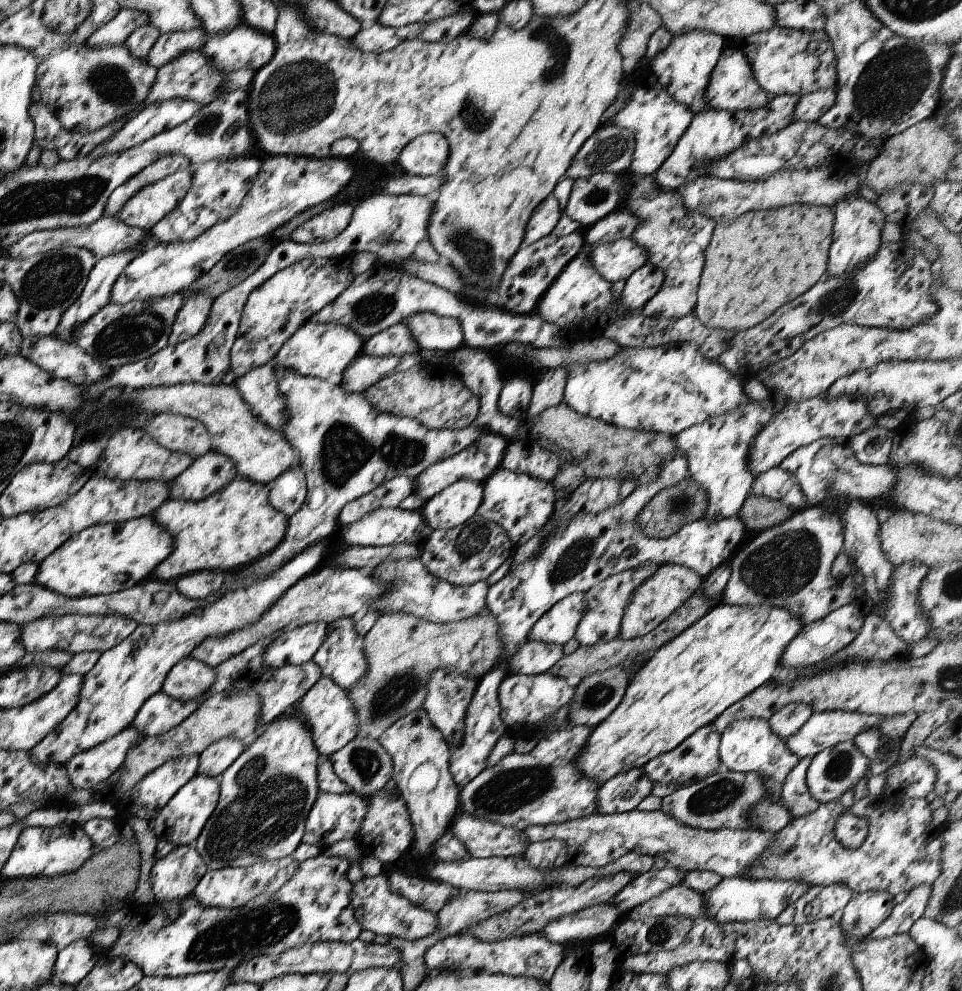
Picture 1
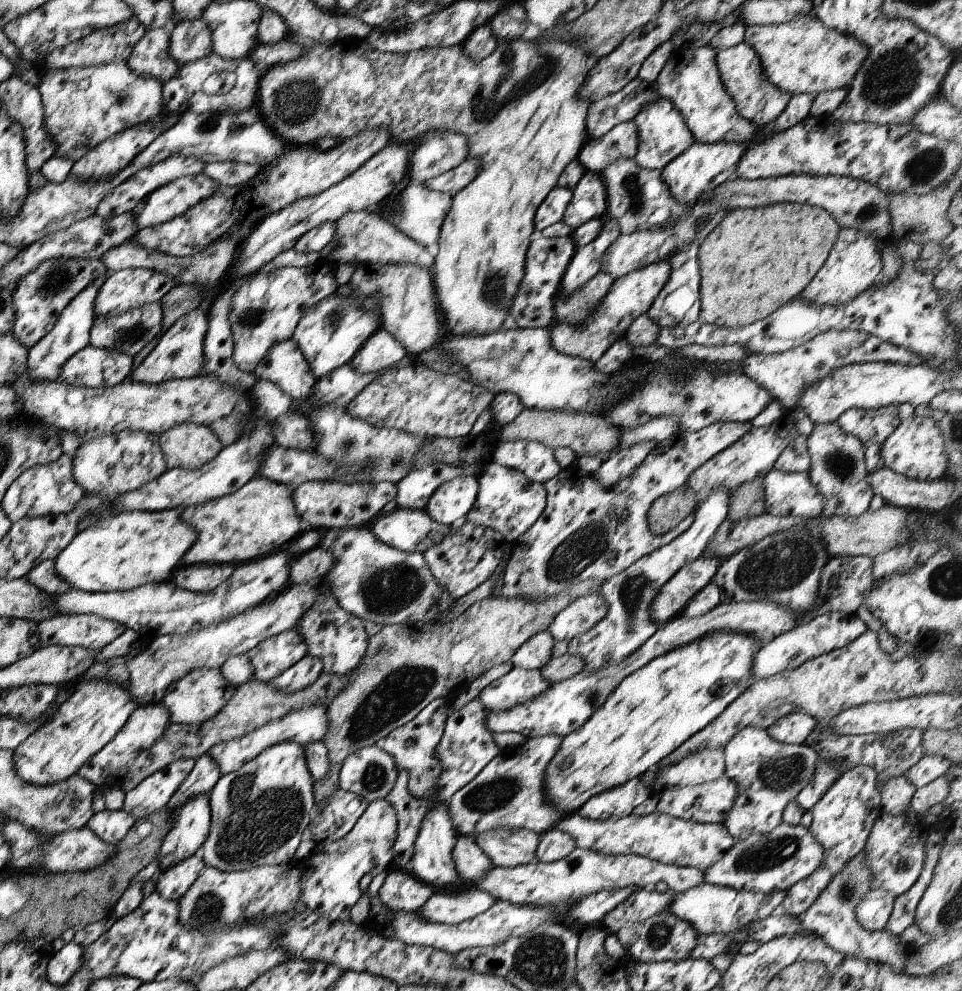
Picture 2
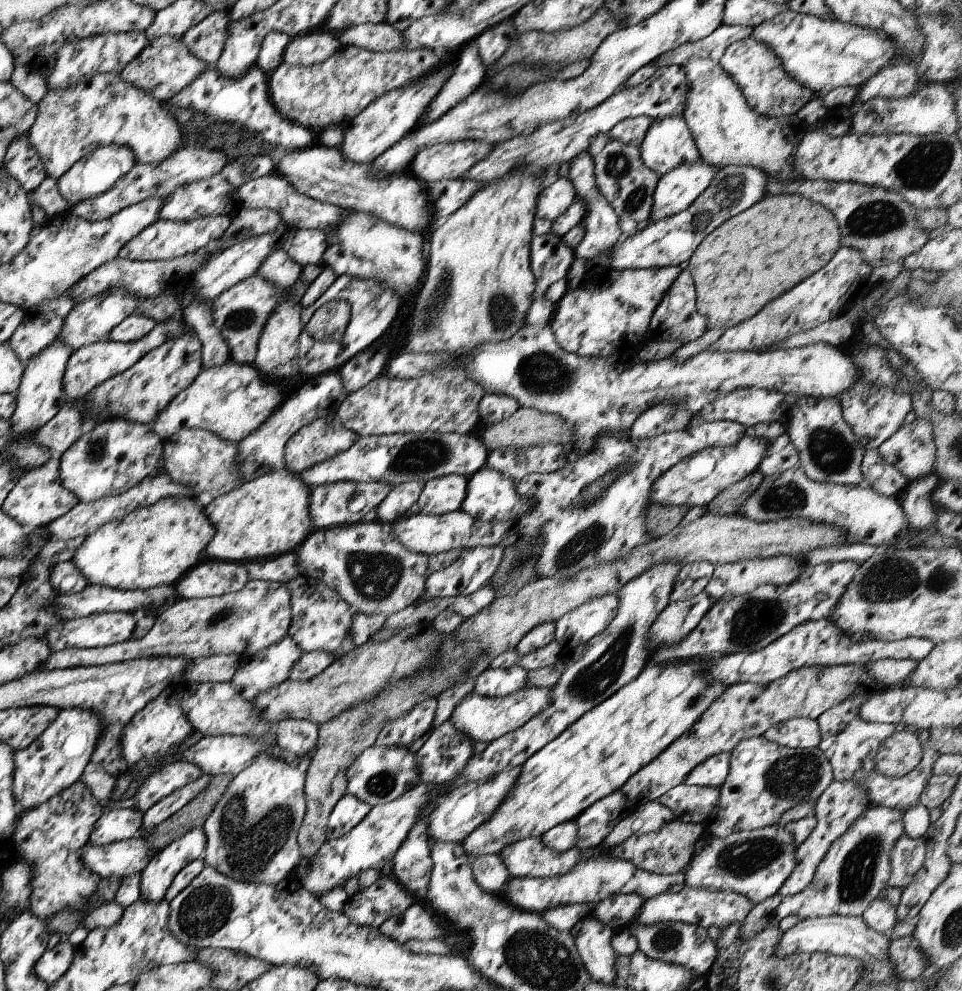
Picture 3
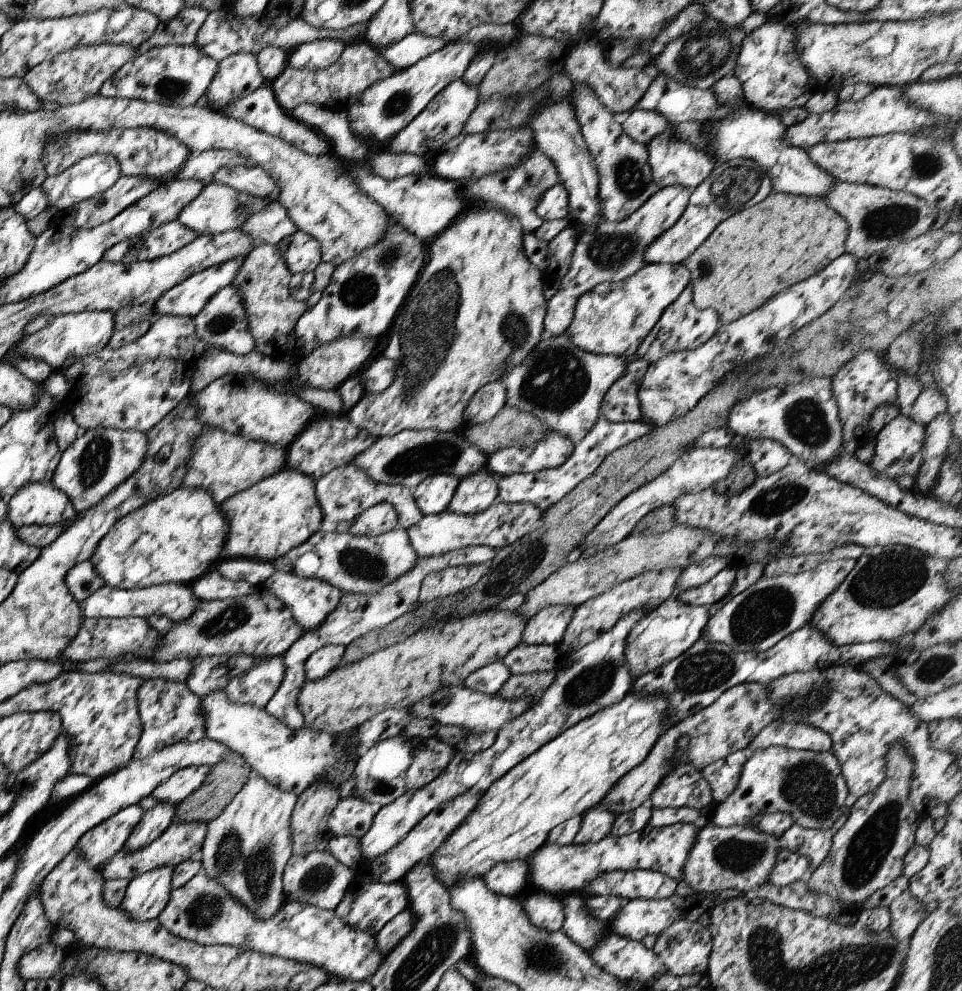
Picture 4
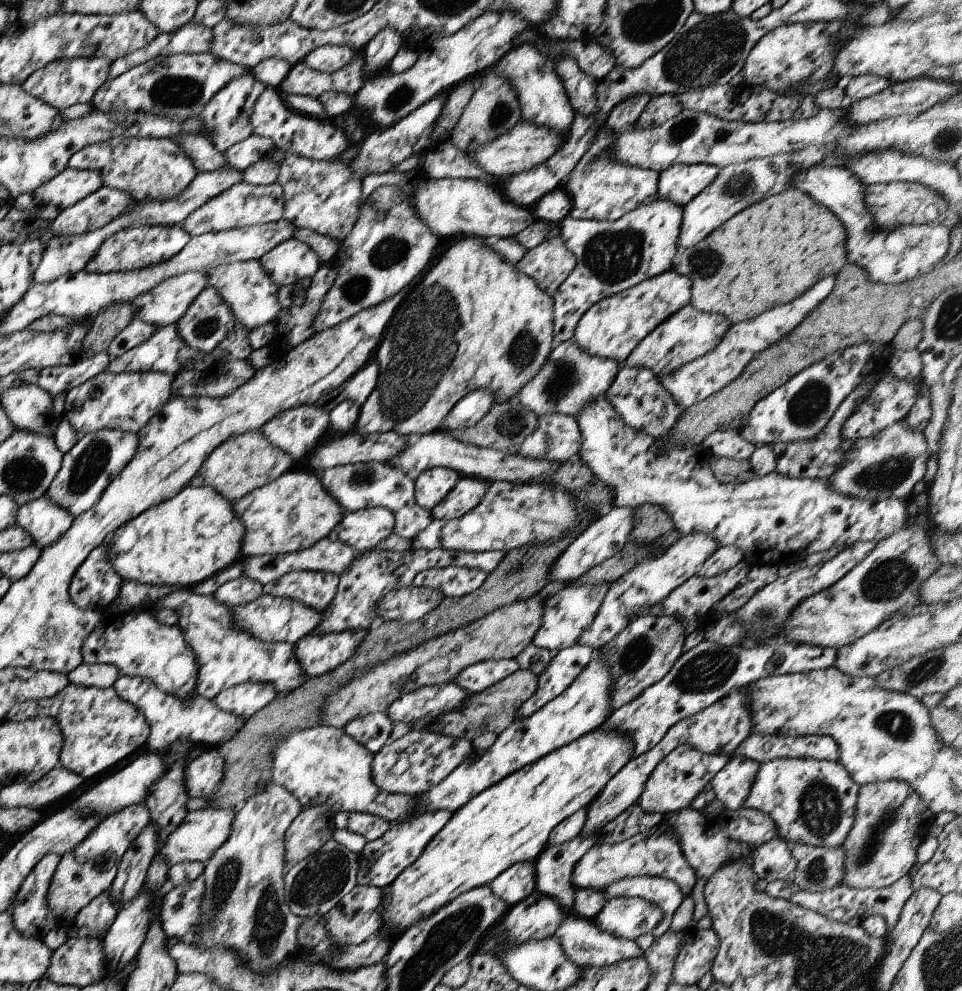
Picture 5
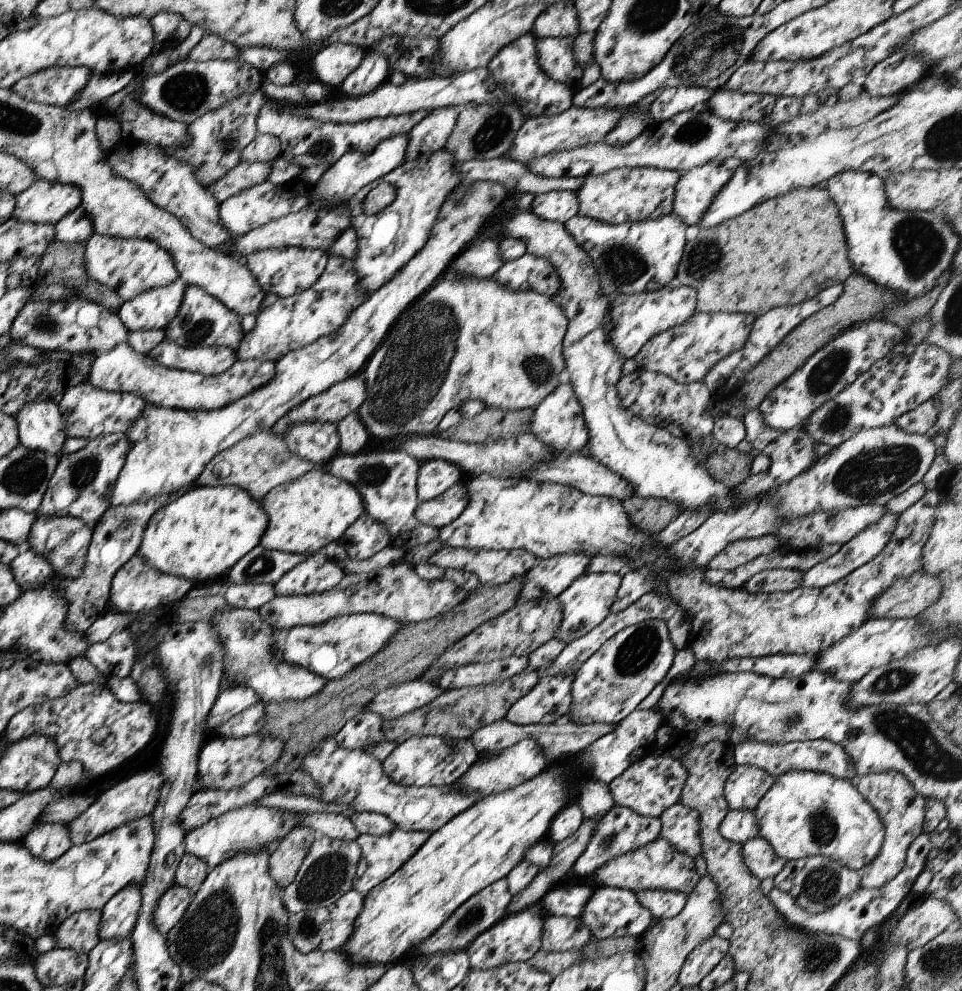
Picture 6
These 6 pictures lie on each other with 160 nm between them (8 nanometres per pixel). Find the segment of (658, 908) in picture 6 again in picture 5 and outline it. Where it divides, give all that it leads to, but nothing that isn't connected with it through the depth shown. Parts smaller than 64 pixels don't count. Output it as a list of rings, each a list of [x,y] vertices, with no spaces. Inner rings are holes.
[[[640,876],[622,878],[612,882],[605,890],[607,898],[611,897],[639,897],[655,906],[669,918],[677,910],[684,899],[679,887],[663,877]]]

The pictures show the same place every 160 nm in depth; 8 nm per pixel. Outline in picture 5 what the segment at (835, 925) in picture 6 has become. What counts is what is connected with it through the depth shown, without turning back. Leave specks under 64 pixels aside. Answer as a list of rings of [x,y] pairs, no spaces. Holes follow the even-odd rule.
[[[907,873],[905,876],[898,878],[889,886],[880,889],[854,889],[853,887],[839,884],[827,889],[825,892],[810,893],[804,891],[799,885],[791,882],[790,879],[779,879],[768,882],[764,891],[768,895],[775,896],[777,899],[785,899],[794,905],[799,905],[801,908],[816,912],[823,918],[845,923],[849,926],[861,925],[862,920],[868,916],[882,916],[886,922],[887,932],[891,931],[895,922],[898,921],[899,913],[907,898],[912,895],[912,876]]]

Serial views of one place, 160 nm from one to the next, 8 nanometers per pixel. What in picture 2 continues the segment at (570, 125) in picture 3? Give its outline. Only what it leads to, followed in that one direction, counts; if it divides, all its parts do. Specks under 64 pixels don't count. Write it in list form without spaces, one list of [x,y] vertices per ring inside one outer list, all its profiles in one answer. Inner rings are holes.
[[[633,77],[616,93],[604,96],[588,103],[585,115],[587,139],[596,139],[609,132],[616,124],[633,118],[650,103],[658,98],[656,82],[643,82]],[[469,157],[455,168],[429,179],[423,184],[434,191],[454,194],[465,188],[477,176],[479,169],[479,158]]]

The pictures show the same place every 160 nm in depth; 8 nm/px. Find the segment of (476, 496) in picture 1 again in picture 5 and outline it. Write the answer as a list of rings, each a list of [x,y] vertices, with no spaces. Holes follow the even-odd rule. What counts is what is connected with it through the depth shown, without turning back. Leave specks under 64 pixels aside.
[[[450,468],[423,469],[414,480],[415,502],[421,508],[431,510],[453,488],[459,477]]]

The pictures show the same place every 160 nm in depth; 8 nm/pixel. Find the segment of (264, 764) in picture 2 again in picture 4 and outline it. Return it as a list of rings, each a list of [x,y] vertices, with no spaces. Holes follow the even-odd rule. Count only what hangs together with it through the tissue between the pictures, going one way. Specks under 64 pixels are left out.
[[[251,773],[221,814],[206,824],[201,869],[261,921],[270,919],[285,902],[282,870],[291,856],[290,814],[295,803],[296,794],[271,786],[262,776]]]

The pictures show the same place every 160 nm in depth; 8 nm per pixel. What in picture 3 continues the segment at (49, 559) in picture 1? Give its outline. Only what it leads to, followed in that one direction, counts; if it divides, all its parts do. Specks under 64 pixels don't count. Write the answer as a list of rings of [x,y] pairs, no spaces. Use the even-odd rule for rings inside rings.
[[[195,496],[191,497],[165,497],[156,500],[153,504],[146,507],[141,507],[132,510],[129,514],[123,516],[123,518],[115,519],[105,524],[102,524],[97,530],[89,533],[85,540],[78,546],[75,554],[72,556],[73,564],[77,567],[77,570],[88,580],[91,585],[106,586],[112,589],[119,590],[147,590],[157,585],[174,585],[190,568],[193,568],[201,560],[205,559],[204,548],[206,544],[211,540],[214,533],[214,526],[210,523],[210,520],[204,513],[204,507],[195,501]]]

